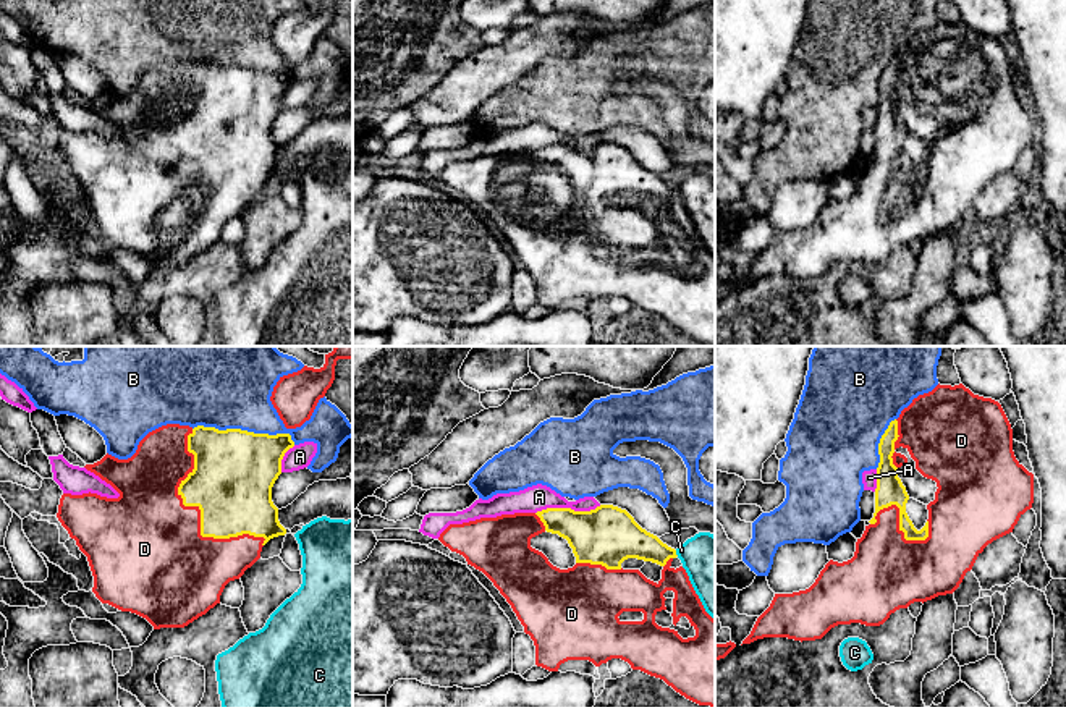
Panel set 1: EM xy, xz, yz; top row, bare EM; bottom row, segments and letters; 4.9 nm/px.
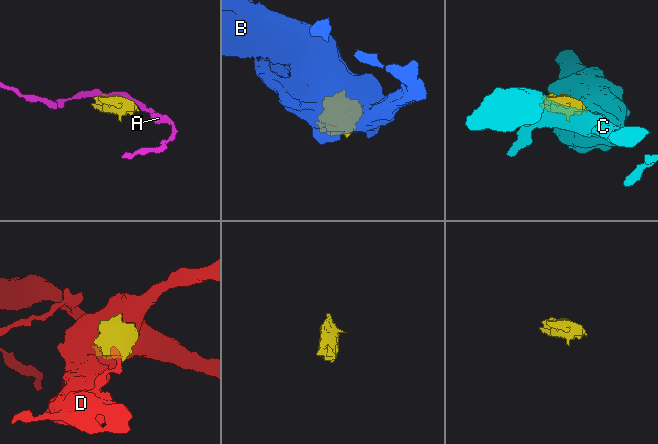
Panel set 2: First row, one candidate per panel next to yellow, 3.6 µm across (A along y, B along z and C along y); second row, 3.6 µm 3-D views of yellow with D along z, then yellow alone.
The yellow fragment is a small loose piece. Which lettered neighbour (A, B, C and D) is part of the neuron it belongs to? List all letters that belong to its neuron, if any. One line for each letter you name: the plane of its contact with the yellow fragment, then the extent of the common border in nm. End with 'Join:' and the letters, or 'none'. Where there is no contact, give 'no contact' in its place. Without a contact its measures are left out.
D: xy | 700 nm
Join: D

